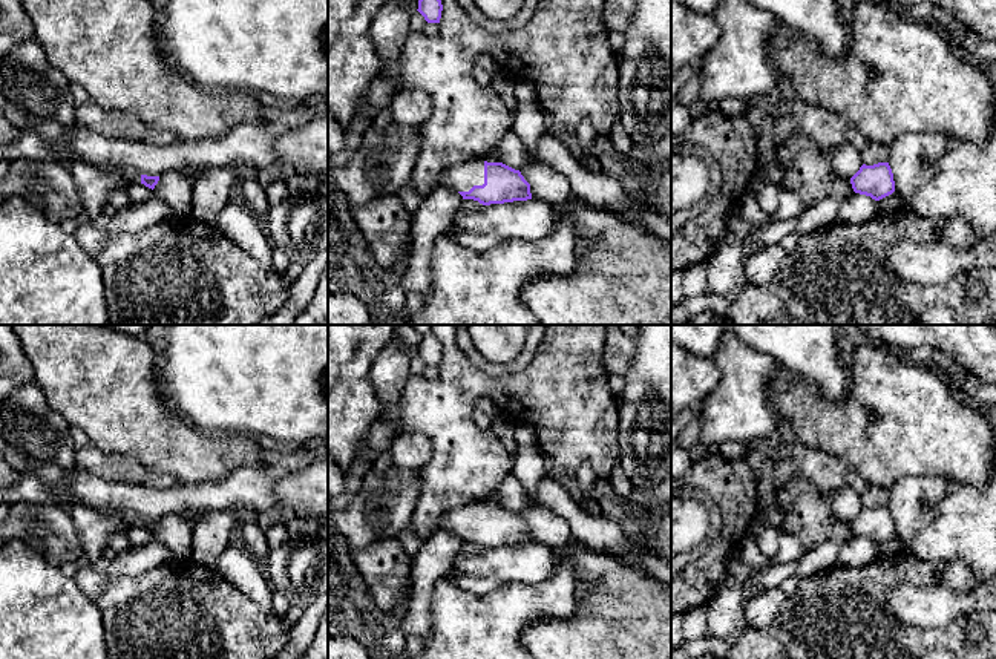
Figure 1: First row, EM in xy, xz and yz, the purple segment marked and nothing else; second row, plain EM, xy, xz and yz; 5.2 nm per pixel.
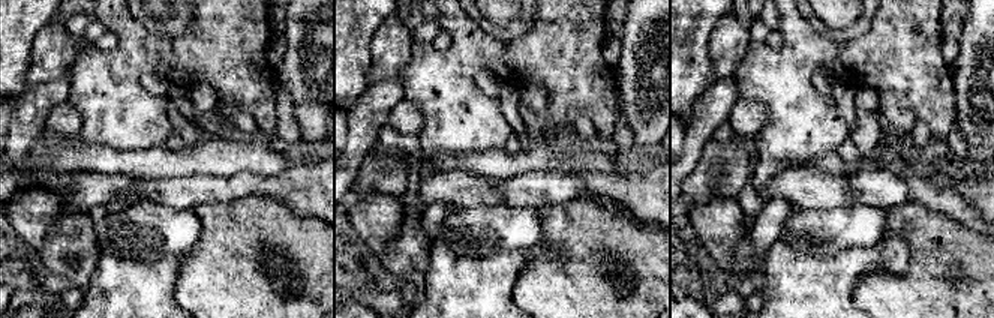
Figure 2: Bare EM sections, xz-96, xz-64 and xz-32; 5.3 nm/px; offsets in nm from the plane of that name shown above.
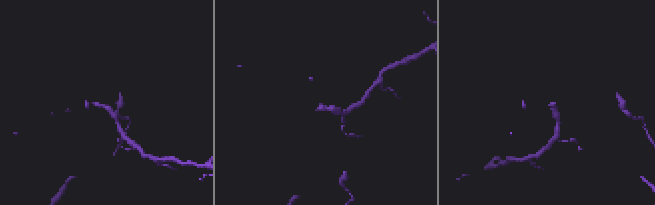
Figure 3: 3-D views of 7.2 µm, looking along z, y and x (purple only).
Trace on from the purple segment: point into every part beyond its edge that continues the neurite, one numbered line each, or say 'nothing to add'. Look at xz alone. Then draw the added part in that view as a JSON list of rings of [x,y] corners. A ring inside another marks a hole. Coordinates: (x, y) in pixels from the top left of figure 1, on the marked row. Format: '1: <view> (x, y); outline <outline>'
1: xz (461, 178); outline [[[473,158],[458,166],[444,169],[437,181],[435,187],[444,185],[455,192],[469,192],[473,185],[484,184],[484,161]]]

